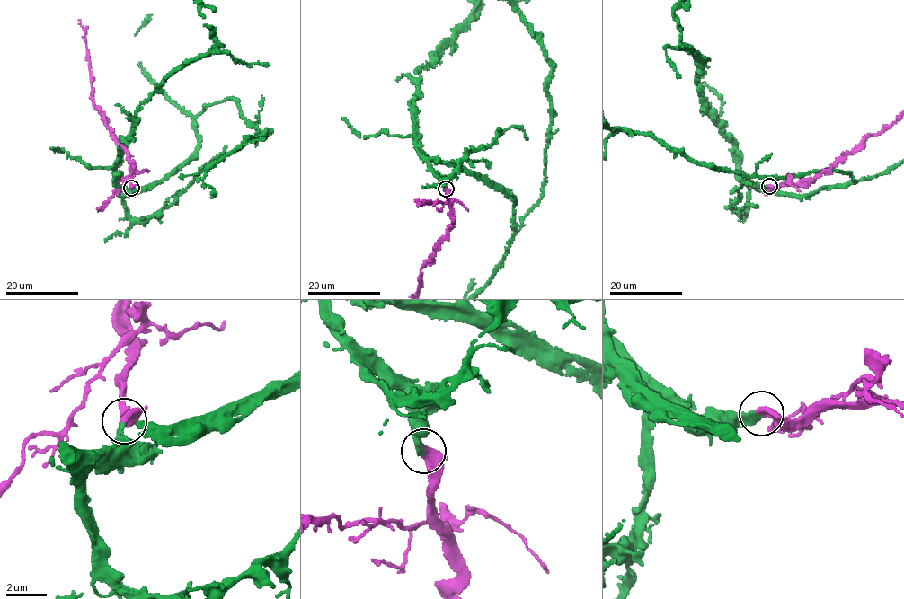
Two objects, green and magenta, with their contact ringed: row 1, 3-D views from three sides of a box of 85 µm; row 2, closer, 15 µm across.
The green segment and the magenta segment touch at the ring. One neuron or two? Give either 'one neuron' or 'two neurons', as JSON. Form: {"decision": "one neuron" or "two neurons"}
{"decision": "one neuron"}

